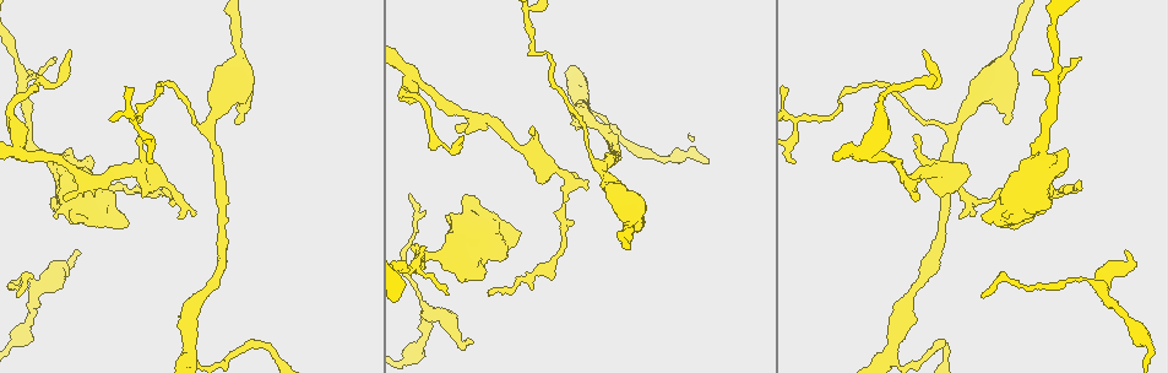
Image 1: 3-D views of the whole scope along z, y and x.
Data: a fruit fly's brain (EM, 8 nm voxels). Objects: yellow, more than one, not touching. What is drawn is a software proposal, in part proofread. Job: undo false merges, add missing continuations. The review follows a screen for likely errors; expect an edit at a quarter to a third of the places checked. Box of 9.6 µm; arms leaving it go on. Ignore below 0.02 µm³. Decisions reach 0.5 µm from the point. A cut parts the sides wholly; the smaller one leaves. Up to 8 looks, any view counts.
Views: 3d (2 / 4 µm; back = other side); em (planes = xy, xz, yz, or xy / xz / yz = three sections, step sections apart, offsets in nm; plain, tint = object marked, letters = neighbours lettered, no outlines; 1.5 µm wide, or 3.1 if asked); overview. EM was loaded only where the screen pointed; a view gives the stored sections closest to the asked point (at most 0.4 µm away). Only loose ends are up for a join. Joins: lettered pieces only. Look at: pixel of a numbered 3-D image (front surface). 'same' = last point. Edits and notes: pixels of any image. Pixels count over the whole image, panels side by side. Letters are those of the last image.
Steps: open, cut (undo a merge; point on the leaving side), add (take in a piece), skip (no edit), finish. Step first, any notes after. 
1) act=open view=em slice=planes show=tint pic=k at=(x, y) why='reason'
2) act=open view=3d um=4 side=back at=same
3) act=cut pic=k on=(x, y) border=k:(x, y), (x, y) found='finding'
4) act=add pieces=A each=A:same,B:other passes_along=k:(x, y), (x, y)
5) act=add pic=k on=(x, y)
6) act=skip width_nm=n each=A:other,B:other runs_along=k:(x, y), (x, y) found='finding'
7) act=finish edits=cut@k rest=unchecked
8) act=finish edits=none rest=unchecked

act=open view=em slice=xy step=8 show=plain pic=1 at=(54, 56) why='an open end'

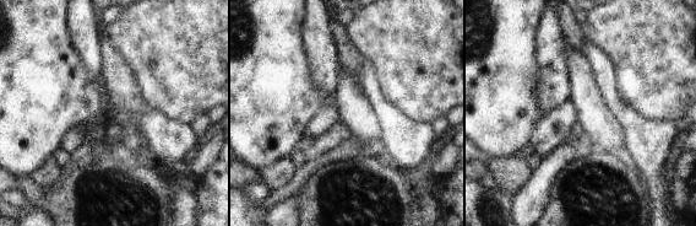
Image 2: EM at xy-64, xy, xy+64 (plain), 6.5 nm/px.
act=open view=em slice=xy step=8 show=letters at=same why='see the neighbours'

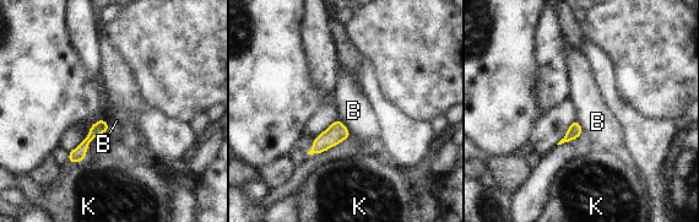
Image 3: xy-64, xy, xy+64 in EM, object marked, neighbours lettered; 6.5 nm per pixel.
act=skip each=B:other,K:other border=3:(339, 118), (351, 136) found='none of them fits'

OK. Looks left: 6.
act=open view=3d um=2 pic=1 at=(236, 124) why='branch stops here'

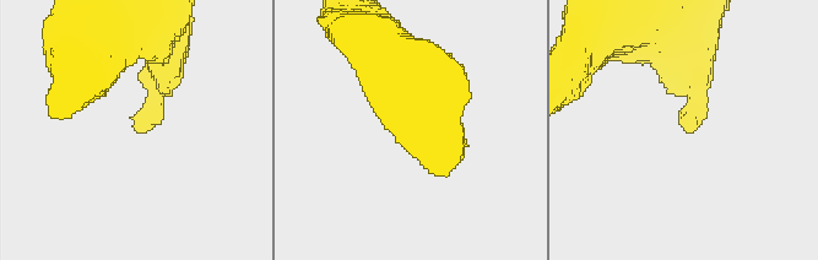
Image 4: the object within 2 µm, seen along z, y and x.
act=open view=em slice=yz step=8 show=plain pic=4 at=(139, 131) why='need the tissue'

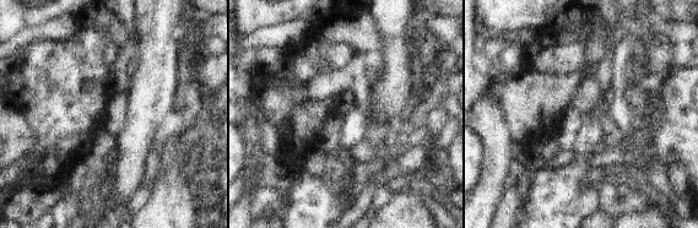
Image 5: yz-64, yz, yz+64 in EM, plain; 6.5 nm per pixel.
act=open view=em slice=yz step=8 show=letters at=same

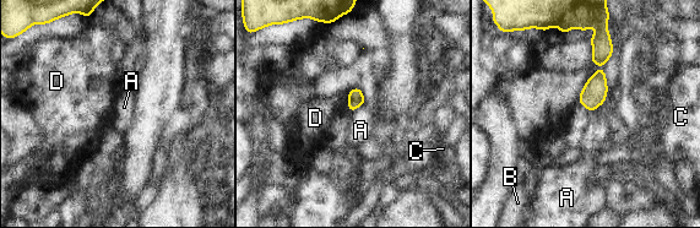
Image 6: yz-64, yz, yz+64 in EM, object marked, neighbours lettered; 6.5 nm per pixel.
act=skip each=A:other,B:other,C:other,D:other border=6:(364, 102), (353, 112) found='none of them fits'

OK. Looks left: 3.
act=open view=3d um=2 pic=1 at=(56, 83) why='abrupt turn'

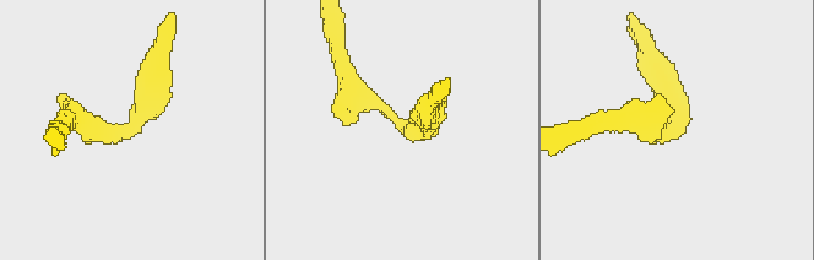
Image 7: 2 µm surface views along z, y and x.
act=open view=em slice=xz step=8 show=tint pic=7 at=(675, 129) why='need the tissue'

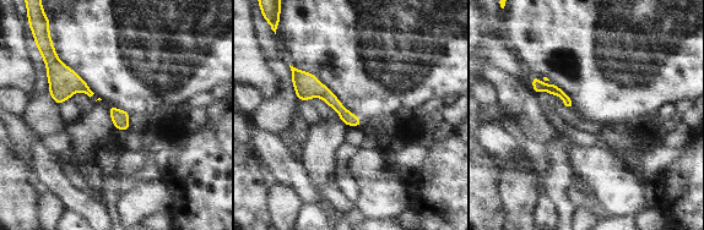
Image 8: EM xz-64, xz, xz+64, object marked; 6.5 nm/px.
act=open view=em slice=xz step=8 show=letters at=same

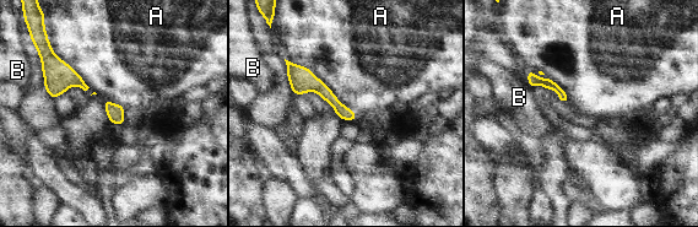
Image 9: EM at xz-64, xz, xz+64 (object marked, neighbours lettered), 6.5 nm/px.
act=skip each=A:other,B:other runs_along=9:(290, 65), (352, 117) found='all the same neuron'

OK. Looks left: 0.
act=finish edits=none rest=unchecked

